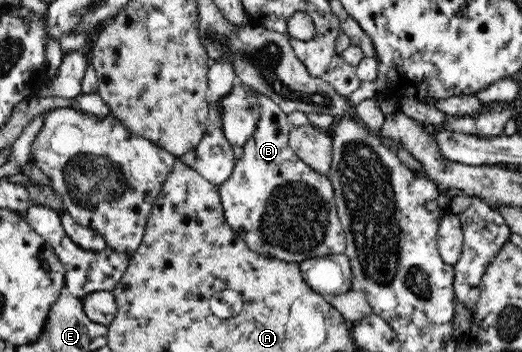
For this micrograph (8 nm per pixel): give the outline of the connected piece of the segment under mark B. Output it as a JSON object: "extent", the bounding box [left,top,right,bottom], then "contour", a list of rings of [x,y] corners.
{"extent":[218,94,346,264],"contour":[[[259,94],[259,102],[261,102],[261,118],[258,129],[243,147],[245,153],[236,160],[234,173],[228,181],[218,187],[226,222],[245,242],[248,249],[287,263],[293,261],[298,264],[312,257],[345,254],[346,238],[338,216],[332,182],[328,177],[321,176],[309,168],[293,152],[289,144],[293,128],[288,115],[265,95]]]}

